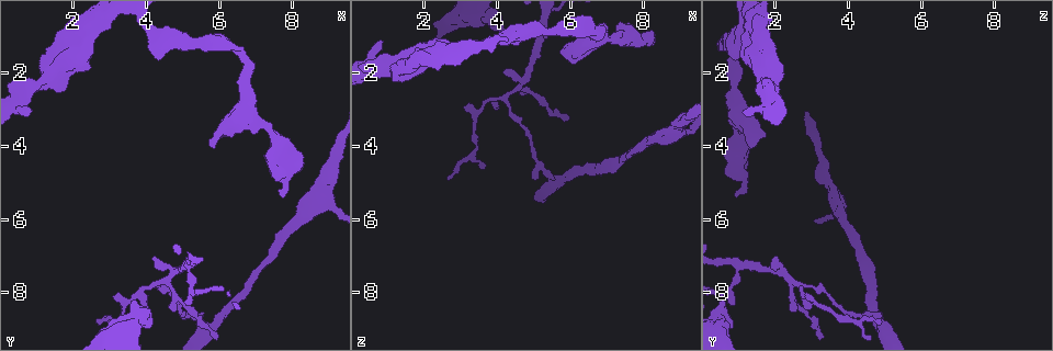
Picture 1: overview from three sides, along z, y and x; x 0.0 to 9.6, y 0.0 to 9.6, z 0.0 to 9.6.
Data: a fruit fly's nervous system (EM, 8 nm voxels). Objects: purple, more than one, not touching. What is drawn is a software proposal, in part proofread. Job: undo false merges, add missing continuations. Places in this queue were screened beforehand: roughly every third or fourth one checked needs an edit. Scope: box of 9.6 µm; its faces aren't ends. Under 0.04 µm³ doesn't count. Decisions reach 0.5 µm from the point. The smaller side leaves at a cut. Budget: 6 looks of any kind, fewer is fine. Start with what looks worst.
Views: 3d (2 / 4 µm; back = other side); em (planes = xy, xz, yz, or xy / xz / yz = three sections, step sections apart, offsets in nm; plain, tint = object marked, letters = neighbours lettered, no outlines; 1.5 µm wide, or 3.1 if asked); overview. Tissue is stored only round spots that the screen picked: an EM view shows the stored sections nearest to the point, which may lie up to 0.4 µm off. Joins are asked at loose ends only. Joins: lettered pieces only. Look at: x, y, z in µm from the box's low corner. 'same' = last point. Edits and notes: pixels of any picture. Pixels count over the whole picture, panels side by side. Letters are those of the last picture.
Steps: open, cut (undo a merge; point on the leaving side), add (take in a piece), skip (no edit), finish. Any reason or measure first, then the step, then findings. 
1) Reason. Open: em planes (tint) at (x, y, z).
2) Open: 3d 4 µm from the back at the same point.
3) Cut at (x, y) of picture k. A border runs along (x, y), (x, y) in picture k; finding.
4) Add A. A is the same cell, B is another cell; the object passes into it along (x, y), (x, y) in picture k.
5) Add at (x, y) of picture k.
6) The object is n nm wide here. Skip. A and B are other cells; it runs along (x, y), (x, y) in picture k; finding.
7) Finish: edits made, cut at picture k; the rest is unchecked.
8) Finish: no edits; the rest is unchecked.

Open: 3d 2 µm at (4.20, 8.85, 0.85).

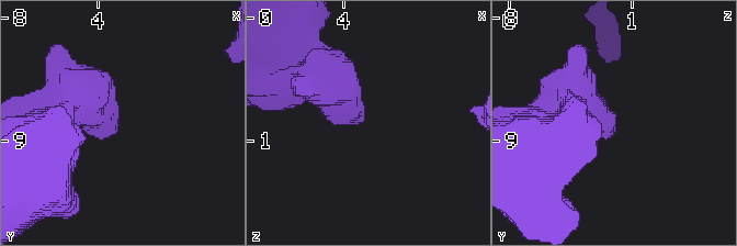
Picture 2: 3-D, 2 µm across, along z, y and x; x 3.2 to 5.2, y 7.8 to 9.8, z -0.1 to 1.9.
Need the tissue. Open: em planes (tint) at (4.14, 8.86, 0.84).

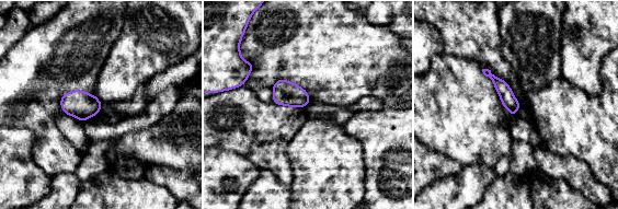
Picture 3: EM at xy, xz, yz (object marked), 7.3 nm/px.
What lies round it. Open: em planes (letters) at the same point.

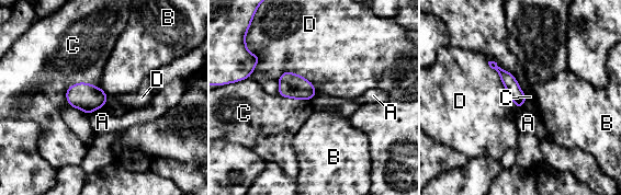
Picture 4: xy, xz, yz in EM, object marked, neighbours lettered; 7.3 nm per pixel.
Skip. A, B, C and D are other cells; a border runs along (100, 85), (72, 83), (65, 99) in picture 4; none of them fits.

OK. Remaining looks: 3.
Stops while still wide. Open: 3d 2 µm at (7.70, 5.45, 0.95).

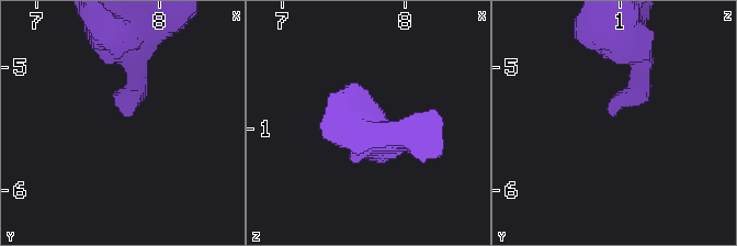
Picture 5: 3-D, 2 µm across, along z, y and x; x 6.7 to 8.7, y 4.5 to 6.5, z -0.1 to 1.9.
Now the EM. Open: em planes (letters) at (7.70, 5.40, 0.94).

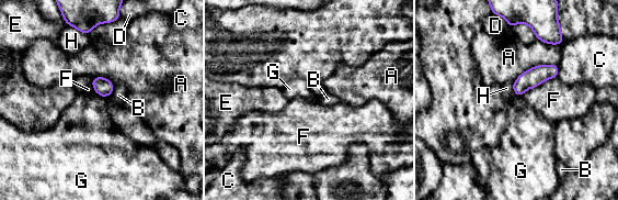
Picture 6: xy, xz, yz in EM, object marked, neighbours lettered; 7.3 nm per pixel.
The longest contact is with A, 380 nm. Skip. A, B, C, D, E, F, G and H are other cells; none of them fits.

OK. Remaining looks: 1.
Finish: no edits; the rest is unchecked.

